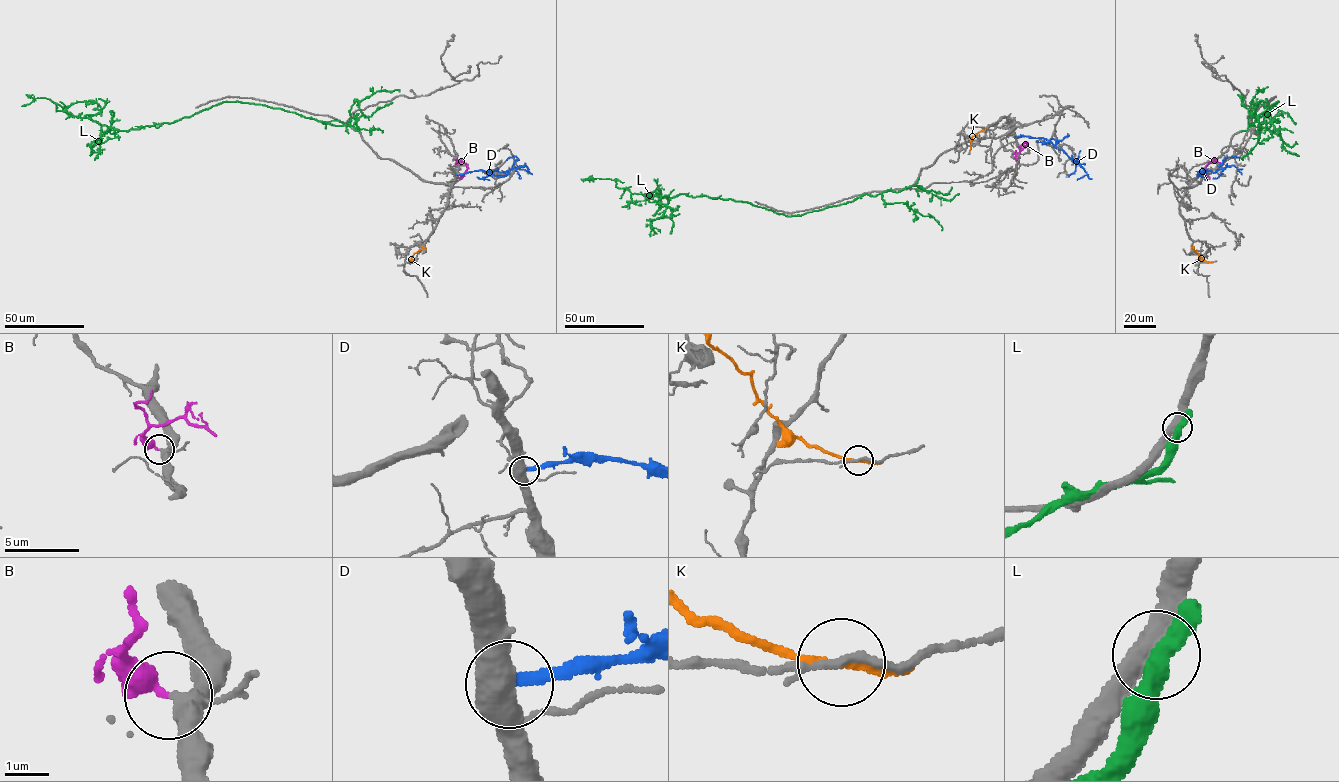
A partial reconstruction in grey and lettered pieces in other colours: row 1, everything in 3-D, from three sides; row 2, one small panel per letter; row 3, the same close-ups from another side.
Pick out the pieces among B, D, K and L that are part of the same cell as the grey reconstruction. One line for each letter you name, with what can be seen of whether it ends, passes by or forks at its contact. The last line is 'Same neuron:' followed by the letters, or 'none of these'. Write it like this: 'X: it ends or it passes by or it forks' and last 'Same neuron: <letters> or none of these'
B: it passes by
Same neuron: B

